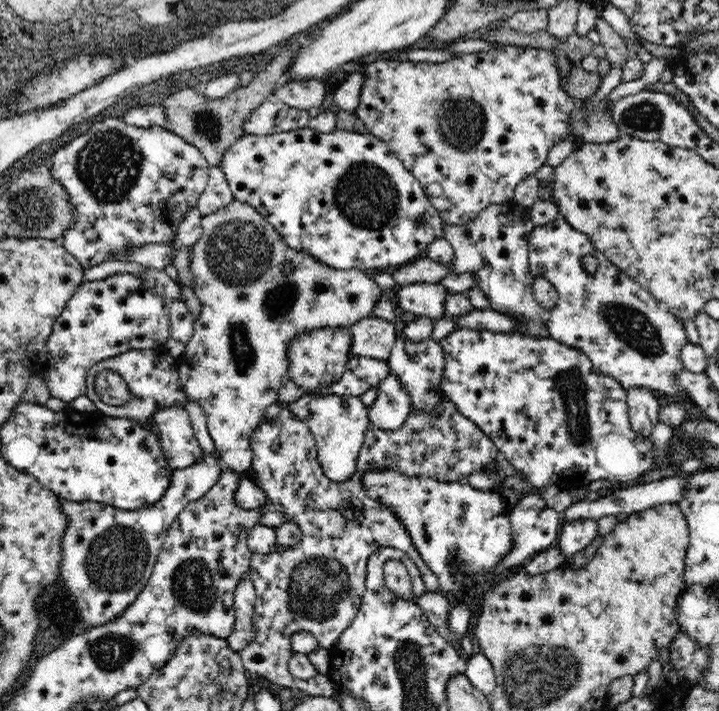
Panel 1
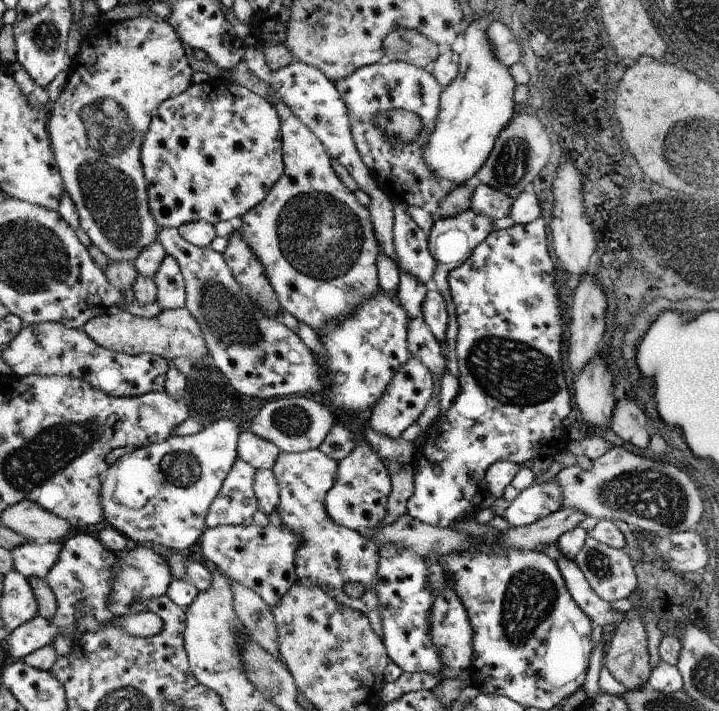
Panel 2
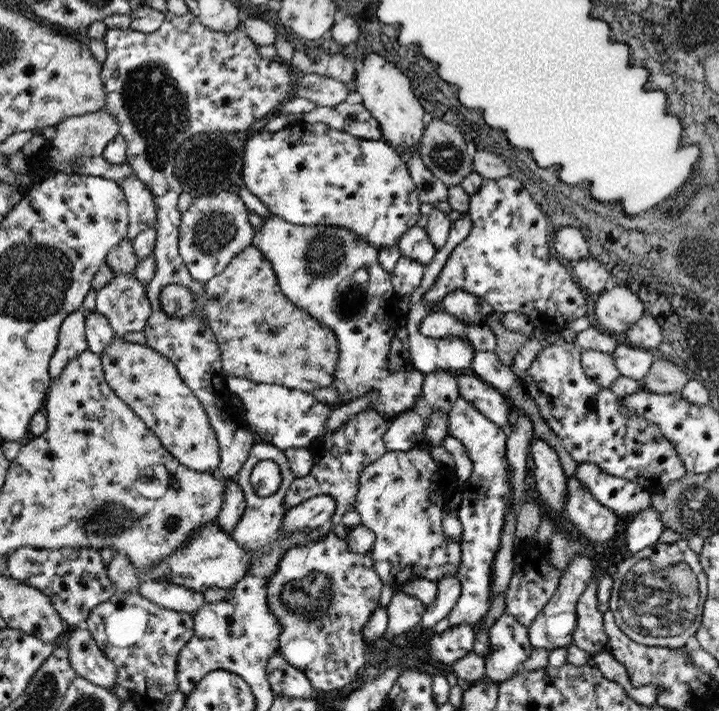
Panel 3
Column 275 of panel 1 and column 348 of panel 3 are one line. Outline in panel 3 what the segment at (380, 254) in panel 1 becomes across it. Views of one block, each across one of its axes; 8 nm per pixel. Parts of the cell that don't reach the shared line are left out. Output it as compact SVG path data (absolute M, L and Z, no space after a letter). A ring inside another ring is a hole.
M297 120L279 132L259 132L249 136L243 156L243 182L245 188L267 208L269 214L283 218L291 224L331 226L339 224L353 230L357 236L367 238L375 248L395 246L399 238L415 226L419 216L419 200L411 182L407 164L385 144L377 140L361 140L327 124L305 124Z

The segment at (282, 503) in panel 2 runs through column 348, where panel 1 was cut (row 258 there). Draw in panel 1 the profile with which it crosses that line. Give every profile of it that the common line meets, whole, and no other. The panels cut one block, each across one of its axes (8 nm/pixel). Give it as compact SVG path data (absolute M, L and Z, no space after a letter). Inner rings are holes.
M558 218L544 226L536 226L534 232L528 236L528 244L530 244L530 252L528 252L530 276L534 278L542 276L544 280L548 280L560 296L560 302L548 312L550 338L588 354L594 368L606 376L616 378L624 390L648 388L670 402L676 398L682 398L682 402L688 400L688 392L676 380L676 374L684 370L680 360L680 350L688 344L688 338L686 338L684 324L676 316L672 316L672 312L664 310L644 286L640 286L628 274L620 272L620 268L616 268L612 260L608 260L600 250L596 250L590 244L590 240L582 232L574 230L564 218ZM584 256L598 258L598 270L594 274L588 274L584 270L582 266Z

